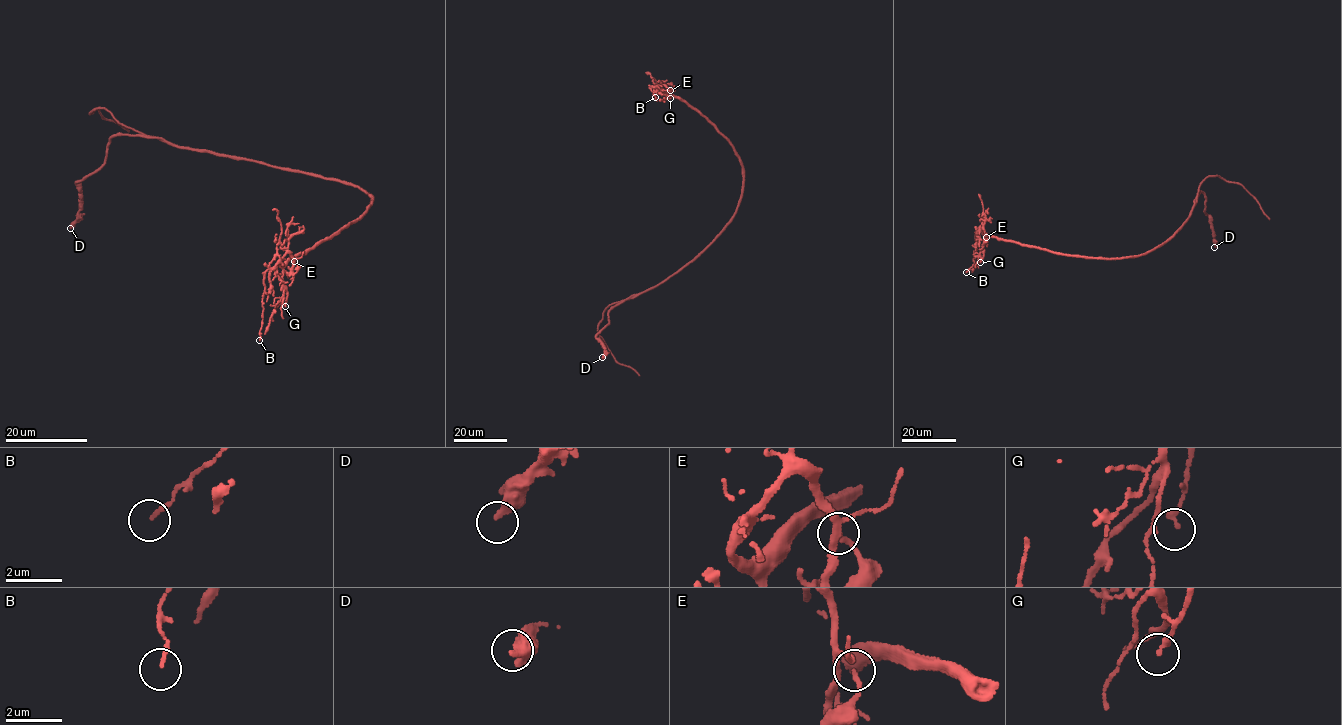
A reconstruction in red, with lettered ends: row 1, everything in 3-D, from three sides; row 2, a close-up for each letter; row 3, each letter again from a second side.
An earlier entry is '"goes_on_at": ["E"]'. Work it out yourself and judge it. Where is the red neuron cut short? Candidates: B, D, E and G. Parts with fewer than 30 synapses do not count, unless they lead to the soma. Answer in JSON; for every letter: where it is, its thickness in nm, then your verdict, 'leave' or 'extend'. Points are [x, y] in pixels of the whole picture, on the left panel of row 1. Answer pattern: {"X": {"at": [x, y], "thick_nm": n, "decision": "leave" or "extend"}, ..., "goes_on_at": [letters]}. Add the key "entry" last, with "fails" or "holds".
{"B": {"at": [259, 340], "thick_nm": 130, "decision": "leave"}, "D": {"at": [70, 228], "thick_nm": 320, "decision": "leave"}, "E": {"at": [294, 261], "thick_nm": 140, "decision": "leave"}, "G": {"at": [285, 306], "thick_nm": 190, "decision": "leave"}, "goes_on_at": [], "entry": "fails"}

